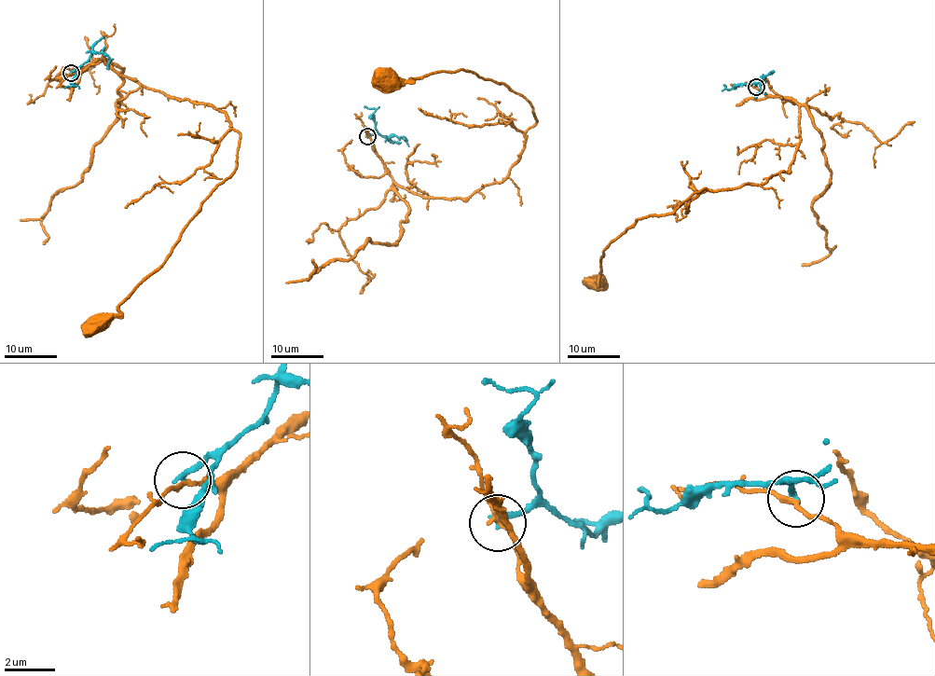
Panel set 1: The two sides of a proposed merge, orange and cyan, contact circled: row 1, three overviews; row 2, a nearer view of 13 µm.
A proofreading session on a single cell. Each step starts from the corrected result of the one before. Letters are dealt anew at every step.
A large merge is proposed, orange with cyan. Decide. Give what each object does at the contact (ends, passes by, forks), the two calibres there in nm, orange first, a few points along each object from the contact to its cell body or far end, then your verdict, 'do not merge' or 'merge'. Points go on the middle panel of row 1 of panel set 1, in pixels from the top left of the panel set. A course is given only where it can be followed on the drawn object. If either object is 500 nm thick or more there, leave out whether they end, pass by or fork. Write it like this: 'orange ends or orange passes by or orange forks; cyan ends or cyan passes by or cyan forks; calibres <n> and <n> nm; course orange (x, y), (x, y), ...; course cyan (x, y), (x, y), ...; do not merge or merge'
orange passes by; cyan ends; calibres 160 and 240 nm; course orange (367, 135), (393, 182), (431, 198), (463, 199), (503, 179), (536, 122), (530, 102), (469, 71), (387, 81); course cyan (367, 136), (376, 133), (389, 139), (405, 139); do not merge

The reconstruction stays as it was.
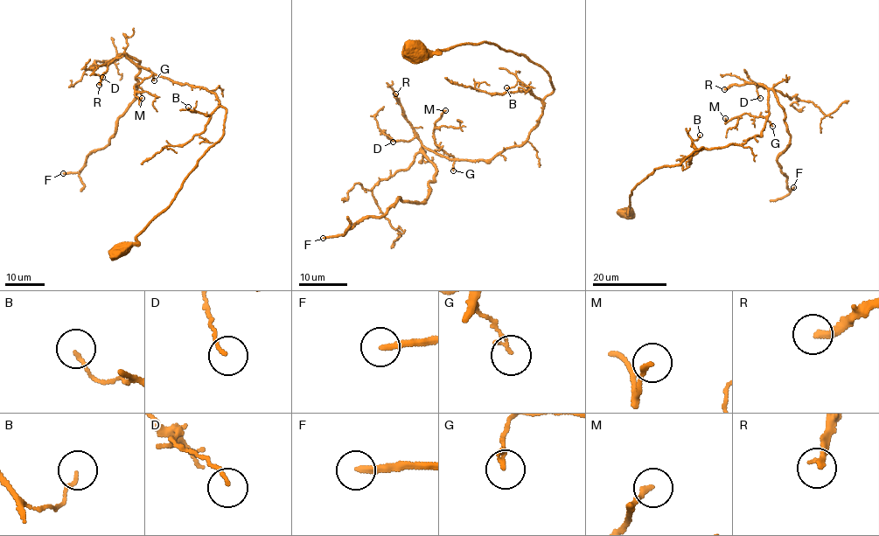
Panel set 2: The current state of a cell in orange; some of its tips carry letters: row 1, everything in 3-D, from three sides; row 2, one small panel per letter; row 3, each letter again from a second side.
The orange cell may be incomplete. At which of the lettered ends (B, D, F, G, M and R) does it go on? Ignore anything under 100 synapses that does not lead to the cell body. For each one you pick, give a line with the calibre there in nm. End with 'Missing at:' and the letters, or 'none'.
F: calibre 220 nm
R: calibre 240 nm
Missing at: F, R

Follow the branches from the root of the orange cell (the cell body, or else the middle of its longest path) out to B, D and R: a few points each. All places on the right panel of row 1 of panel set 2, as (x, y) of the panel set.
B: (627, 213), (636, 184), (653, 170), (678, 165), (704, 148), (697, 149), (692, 141), (700, 135)
D: (627, 213), (631, 190), (653, 170), (703, 147), (760, 135), (769, 105), (763, 86), (760, 98)
R: (627, 213), (631, 190), (653, 170), (703, 147), (760, 135), (765, 87), (724, 89)

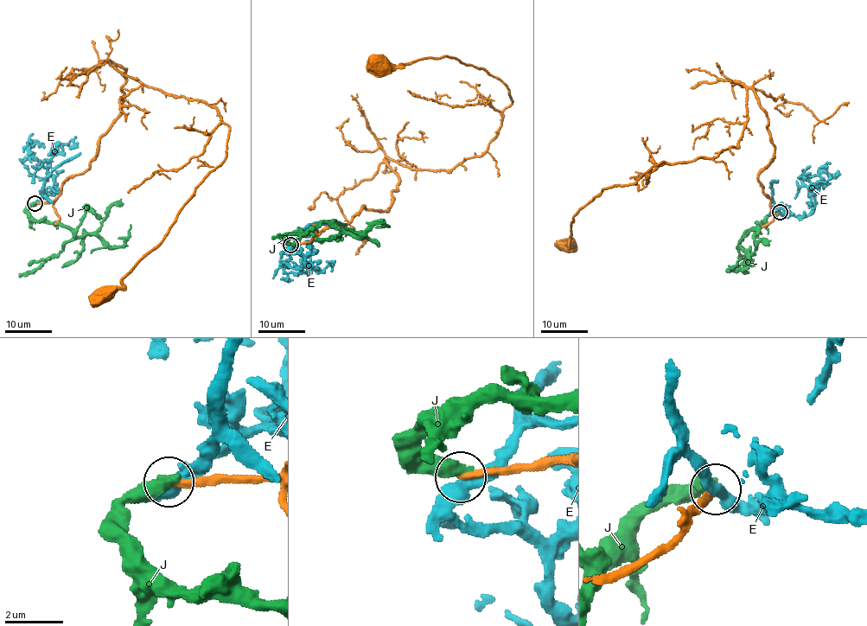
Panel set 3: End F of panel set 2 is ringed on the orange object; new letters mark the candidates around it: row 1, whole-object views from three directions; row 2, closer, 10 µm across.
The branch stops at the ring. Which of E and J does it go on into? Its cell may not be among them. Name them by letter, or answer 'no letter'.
no letter

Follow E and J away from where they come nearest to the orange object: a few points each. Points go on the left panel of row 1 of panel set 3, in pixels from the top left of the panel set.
E: (38, 202), (48, 194), (53, 177), (47, 163), (35, 158), (28, 147), (40, 143), (44, 148)
J: (35, 203), (28, 211), (38, 221), (68, 226), (76, 235), (96, 234), (114, 247), (123, 245), (130, 225)

